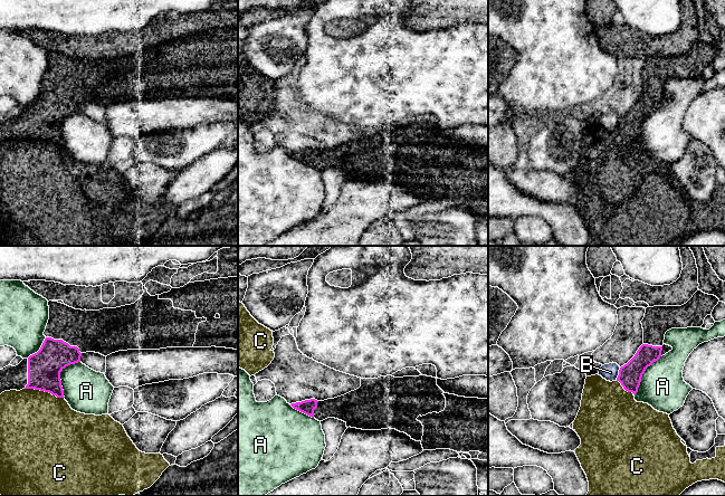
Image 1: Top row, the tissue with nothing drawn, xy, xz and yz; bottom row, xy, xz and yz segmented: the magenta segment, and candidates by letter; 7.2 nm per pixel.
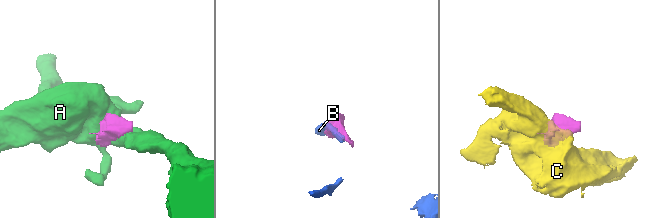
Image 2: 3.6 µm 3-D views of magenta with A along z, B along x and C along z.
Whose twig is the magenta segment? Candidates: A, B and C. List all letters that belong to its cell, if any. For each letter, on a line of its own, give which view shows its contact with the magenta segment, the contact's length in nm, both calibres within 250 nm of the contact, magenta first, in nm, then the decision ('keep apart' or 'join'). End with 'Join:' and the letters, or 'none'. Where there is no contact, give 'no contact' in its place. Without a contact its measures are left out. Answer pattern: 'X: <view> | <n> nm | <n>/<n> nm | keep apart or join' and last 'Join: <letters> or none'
A: xy | 280 nm | 240/320 nm | keep apart
B: yz | 90 nm | 170/120 nm | keep apart
C: xy | 300 nm | 240/500 nm | keep apart
Join: none

